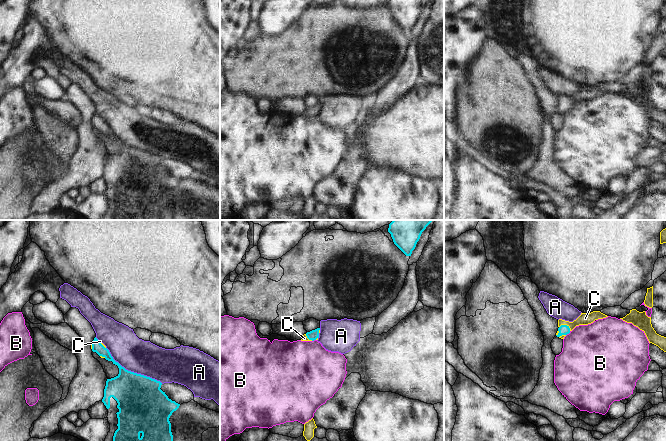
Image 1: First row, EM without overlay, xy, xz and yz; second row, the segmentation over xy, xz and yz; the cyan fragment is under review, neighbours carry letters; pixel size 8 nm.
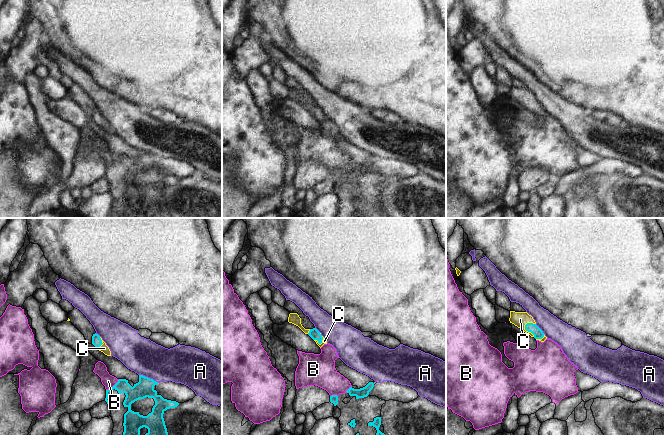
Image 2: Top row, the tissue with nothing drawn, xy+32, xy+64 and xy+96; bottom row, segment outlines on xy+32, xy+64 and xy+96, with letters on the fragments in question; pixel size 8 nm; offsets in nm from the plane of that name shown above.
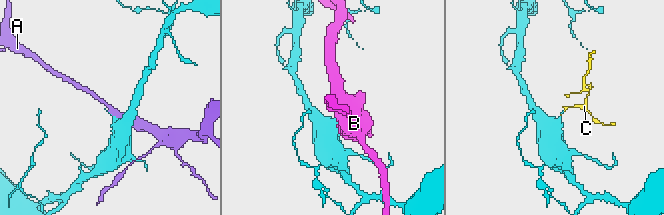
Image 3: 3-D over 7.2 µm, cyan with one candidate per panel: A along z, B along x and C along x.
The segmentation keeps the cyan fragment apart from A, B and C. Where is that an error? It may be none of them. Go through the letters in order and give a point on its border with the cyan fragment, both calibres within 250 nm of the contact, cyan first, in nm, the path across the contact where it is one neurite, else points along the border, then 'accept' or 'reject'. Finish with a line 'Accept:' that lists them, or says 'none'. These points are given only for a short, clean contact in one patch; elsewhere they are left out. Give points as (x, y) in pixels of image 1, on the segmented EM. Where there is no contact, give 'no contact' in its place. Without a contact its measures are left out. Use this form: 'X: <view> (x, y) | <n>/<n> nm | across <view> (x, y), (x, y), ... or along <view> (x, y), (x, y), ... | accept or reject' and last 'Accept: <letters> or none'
A: xy (132, 372) | 380/280 nm | reject
B: yz (568, 333) | 80/480 nm | reject
C: yz (565, 325) | 80/100 nm | across yz (563, 329), (565, 325), (572, 325), (585, 318) | accept
Accept: C

